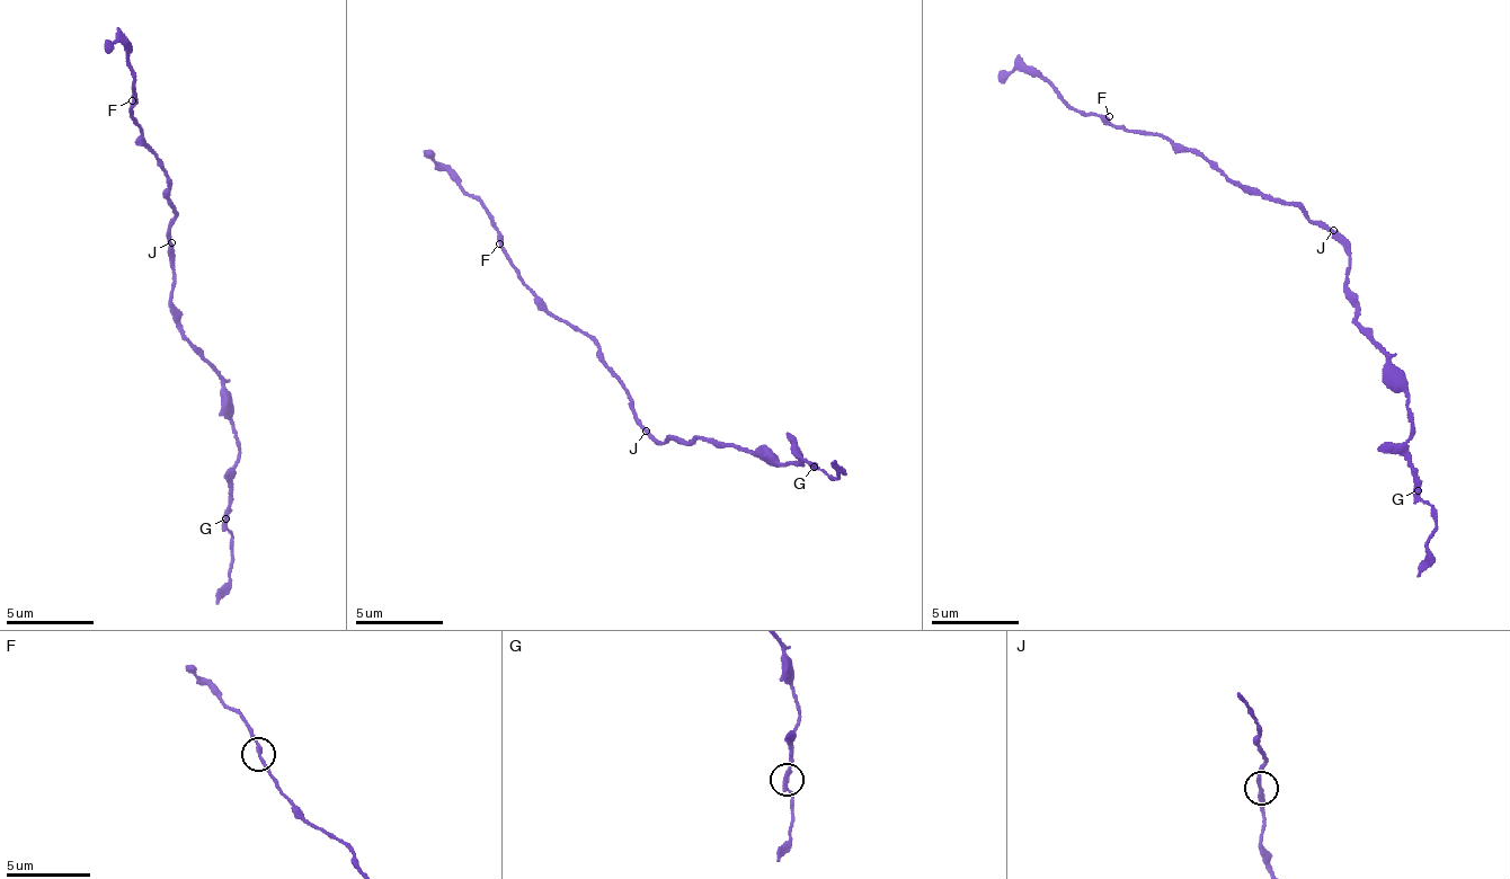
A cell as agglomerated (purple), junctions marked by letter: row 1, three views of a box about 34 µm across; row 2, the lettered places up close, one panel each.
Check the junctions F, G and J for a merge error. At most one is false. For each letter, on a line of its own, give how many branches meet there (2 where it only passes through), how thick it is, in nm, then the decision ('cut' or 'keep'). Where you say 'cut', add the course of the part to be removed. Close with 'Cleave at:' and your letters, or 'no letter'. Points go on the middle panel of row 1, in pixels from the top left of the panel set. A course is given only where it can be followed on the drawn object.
F: branches 2; calibre 200 nm; keep
G: branches 2; calibre 200 nm; cut; course (811, 468), (841, 476), (844, 469), (834, 458)
J: branches 2; calibre 240 nm; keep
Cleave at: G

